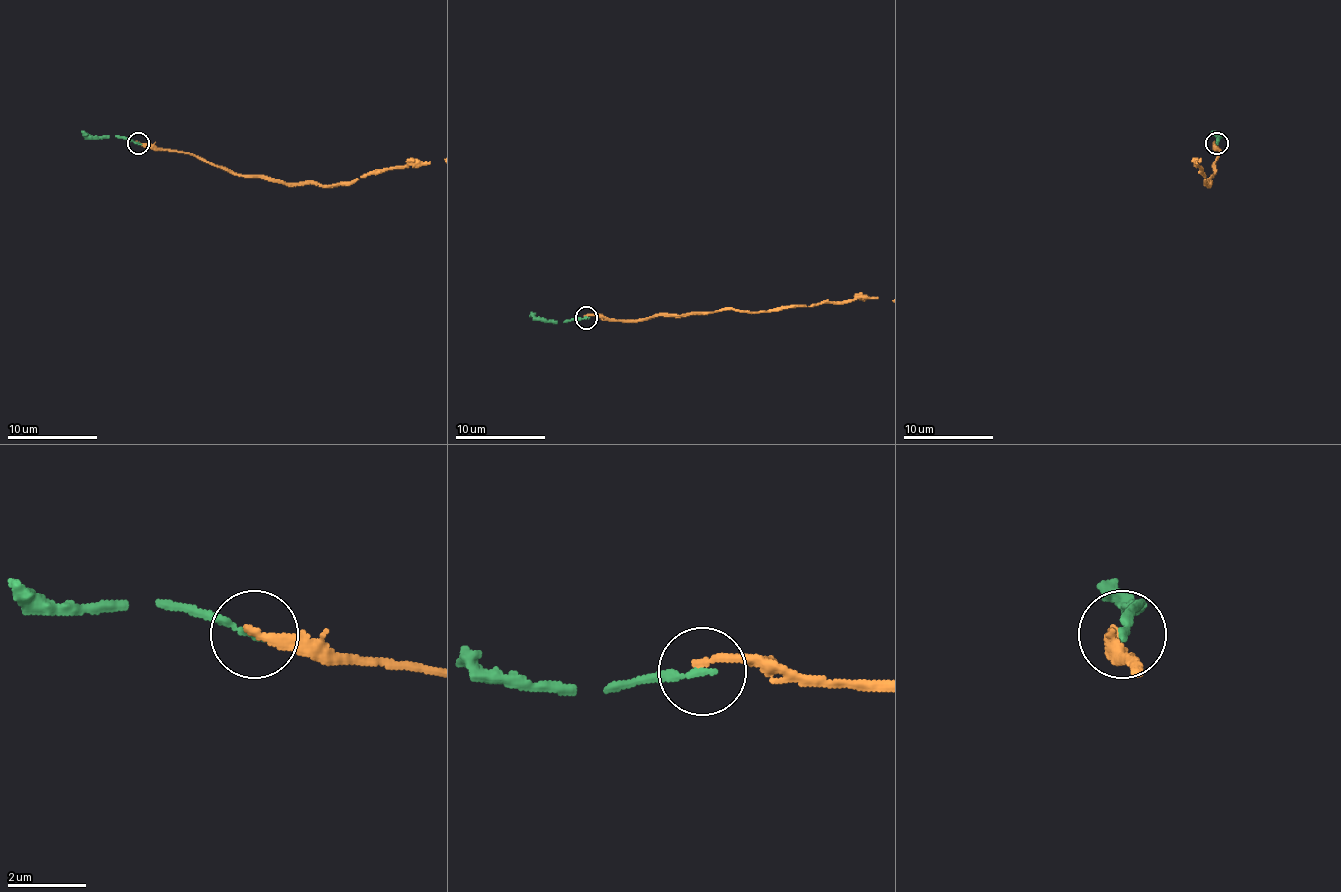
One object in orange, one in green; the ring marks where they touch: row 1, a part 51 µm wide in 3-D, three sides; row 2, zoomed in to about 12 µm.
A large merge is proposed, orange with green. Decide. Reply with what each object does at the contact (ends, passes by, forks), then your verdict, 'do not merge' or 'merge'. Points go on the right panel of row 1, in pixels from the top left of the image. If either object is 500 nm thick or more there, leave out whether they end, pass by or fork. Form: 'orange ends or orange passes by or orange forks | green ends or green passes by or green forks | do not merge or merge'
orange ends | green ends | merge

